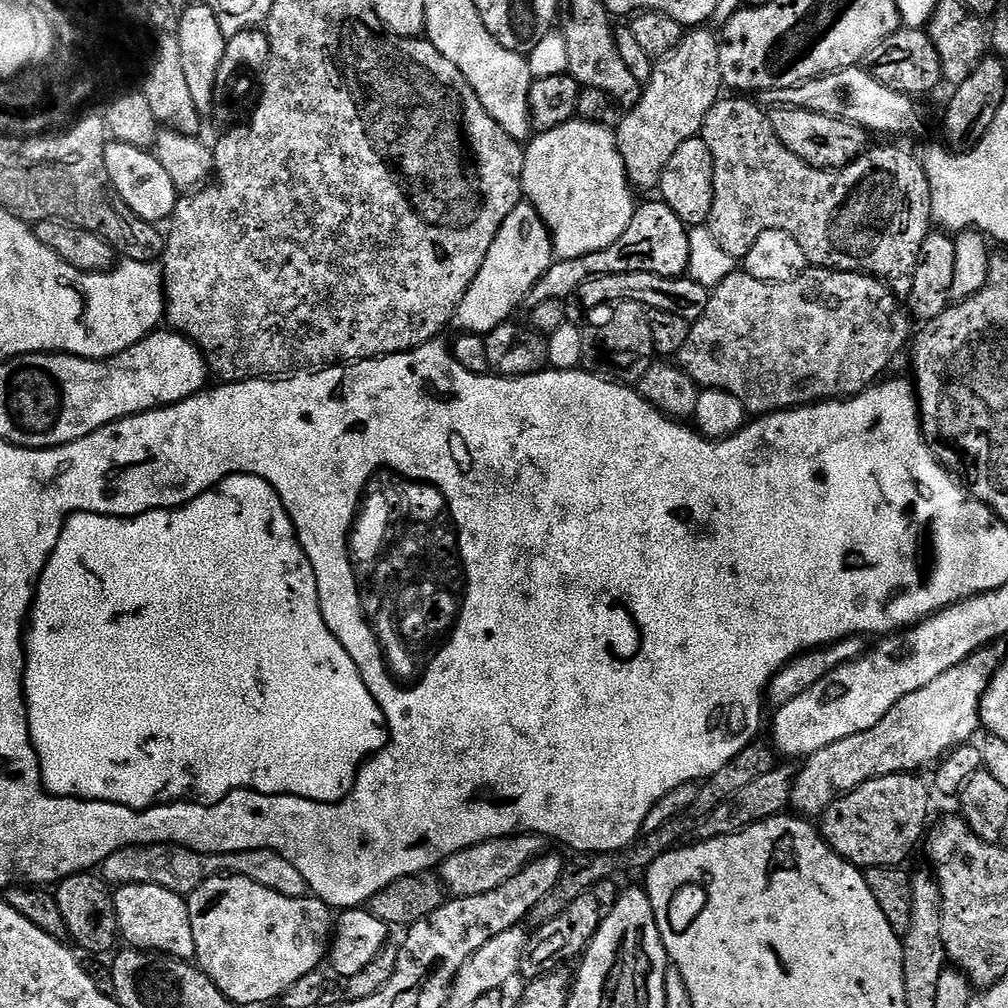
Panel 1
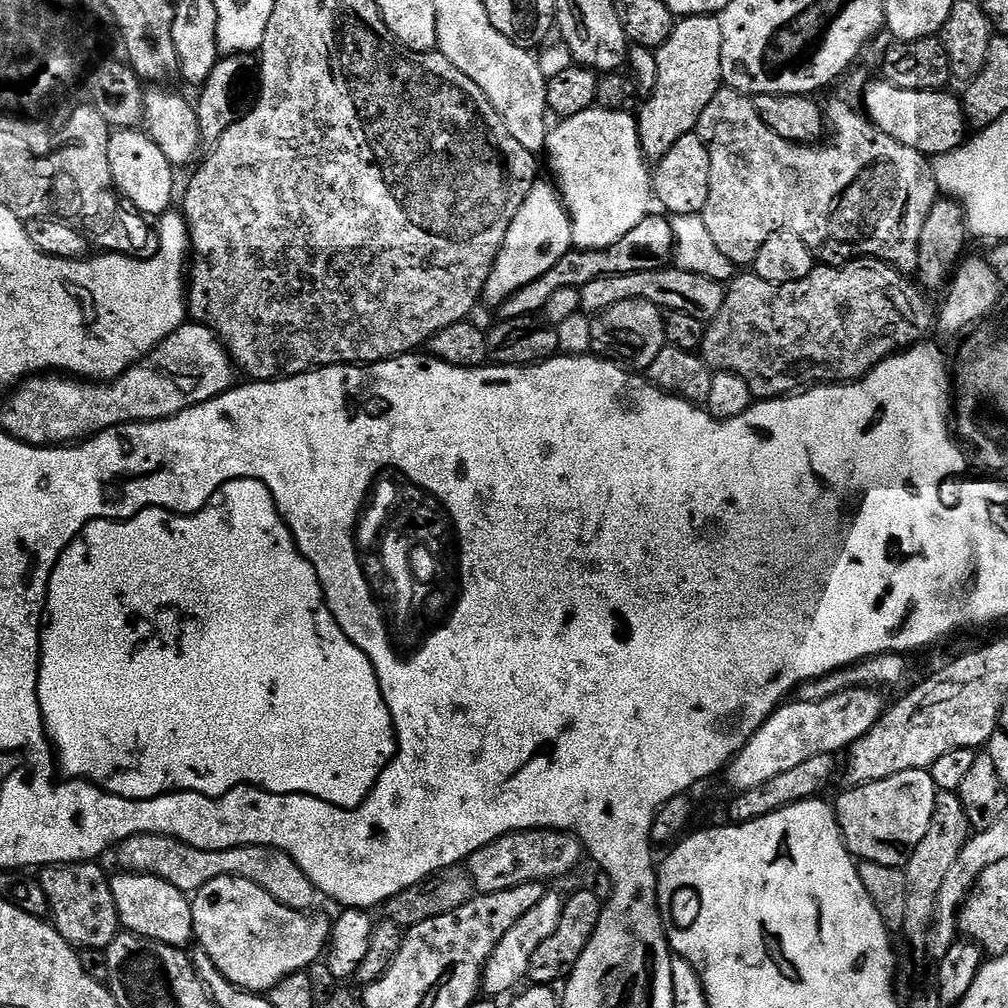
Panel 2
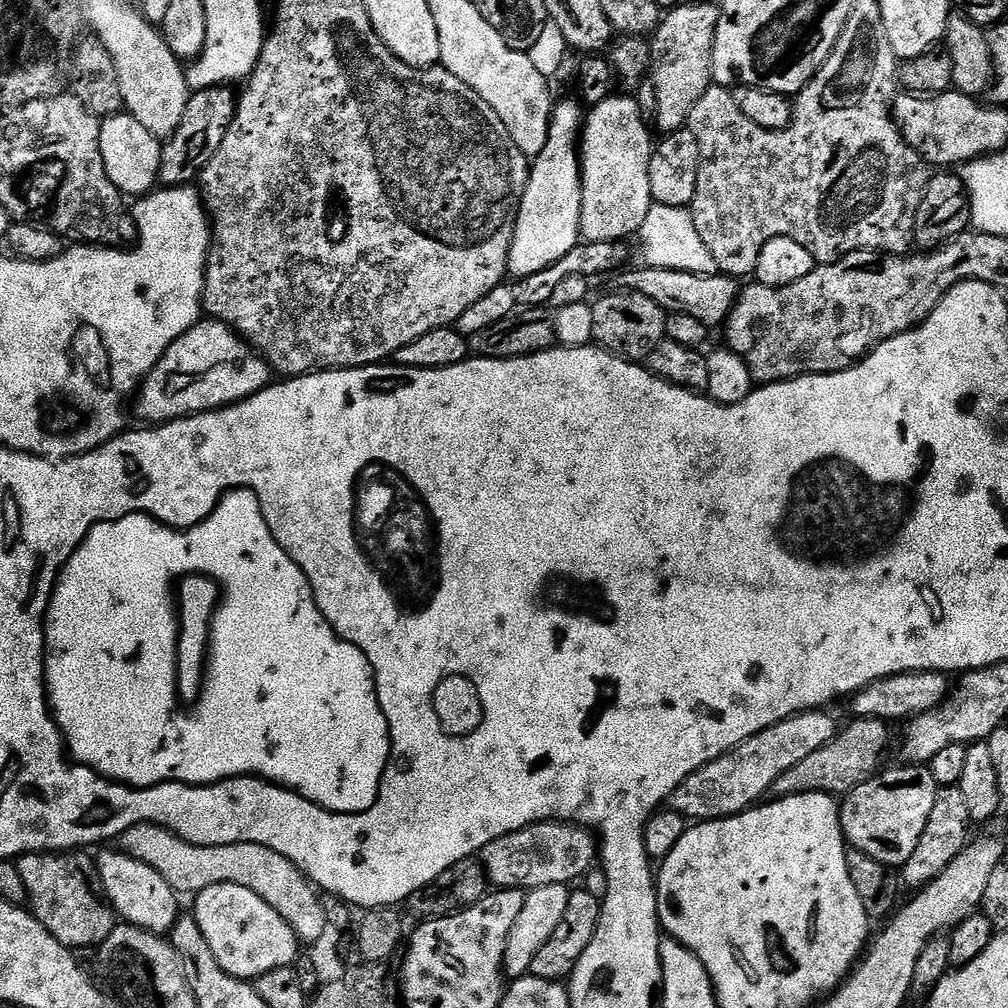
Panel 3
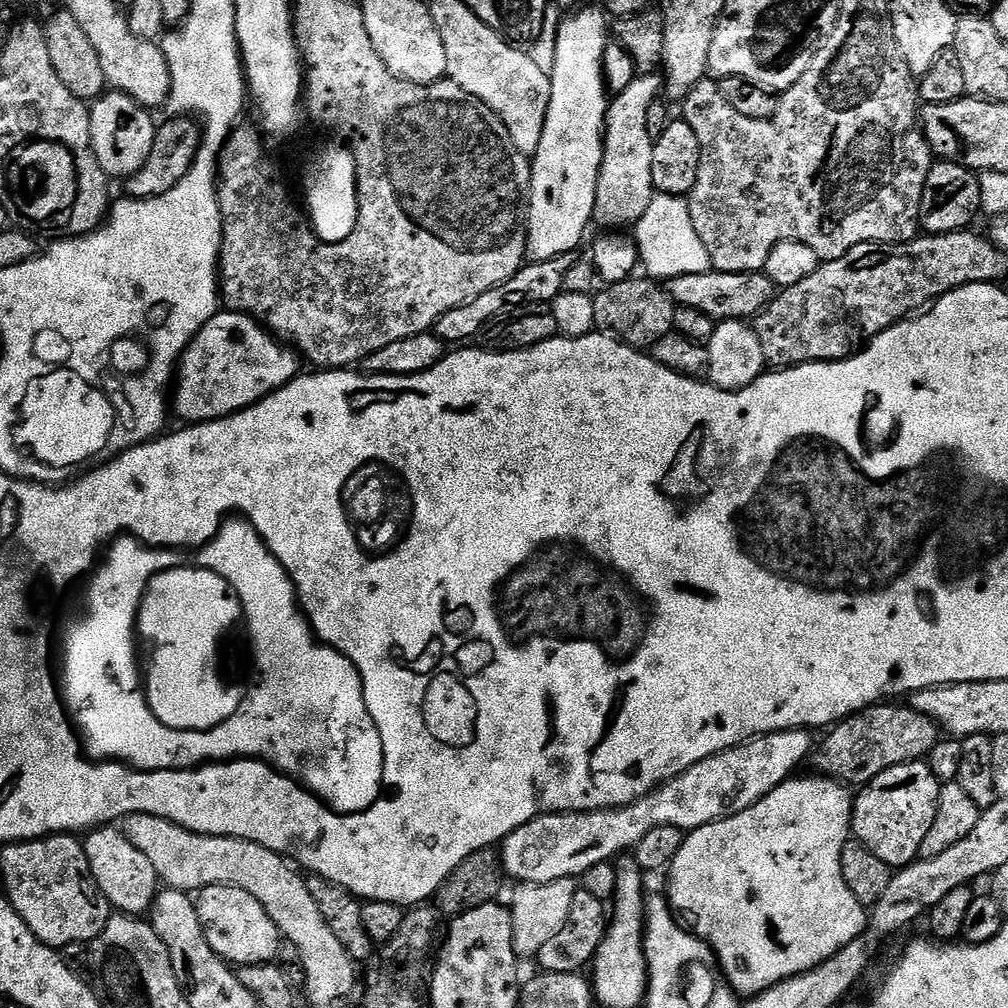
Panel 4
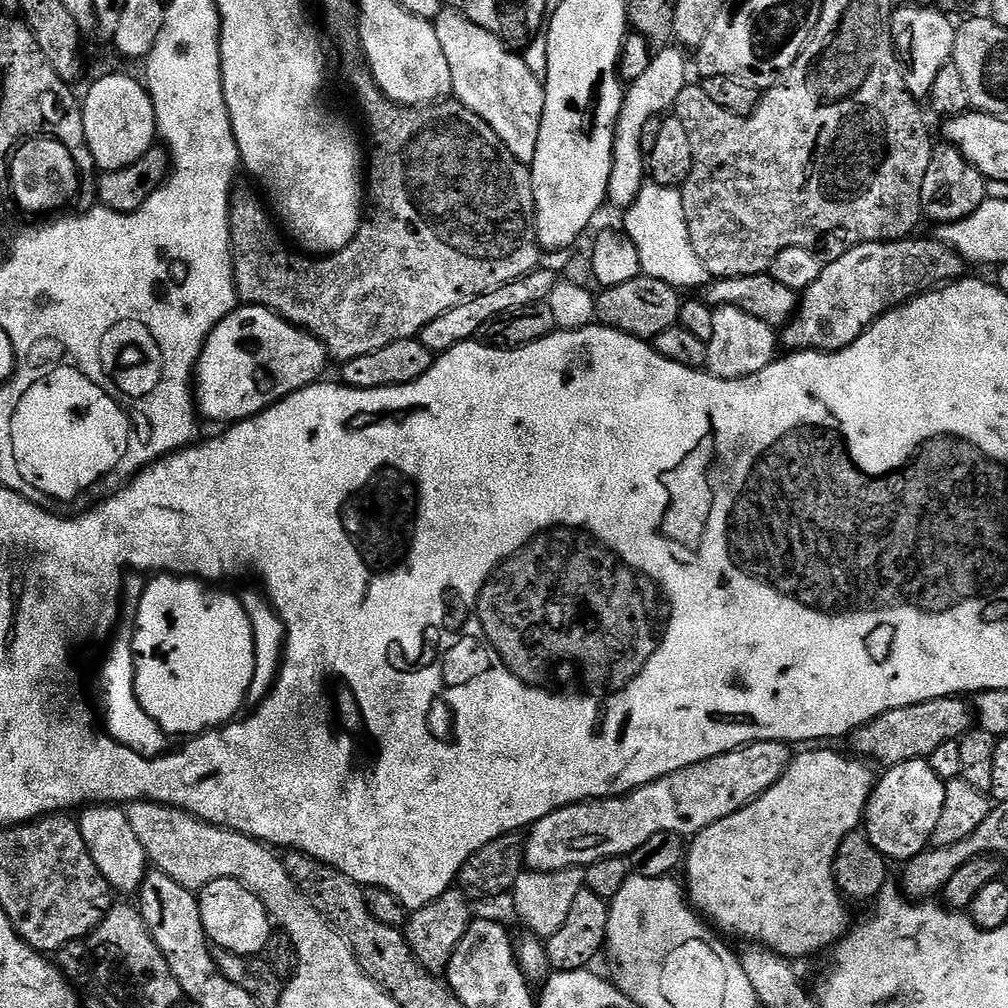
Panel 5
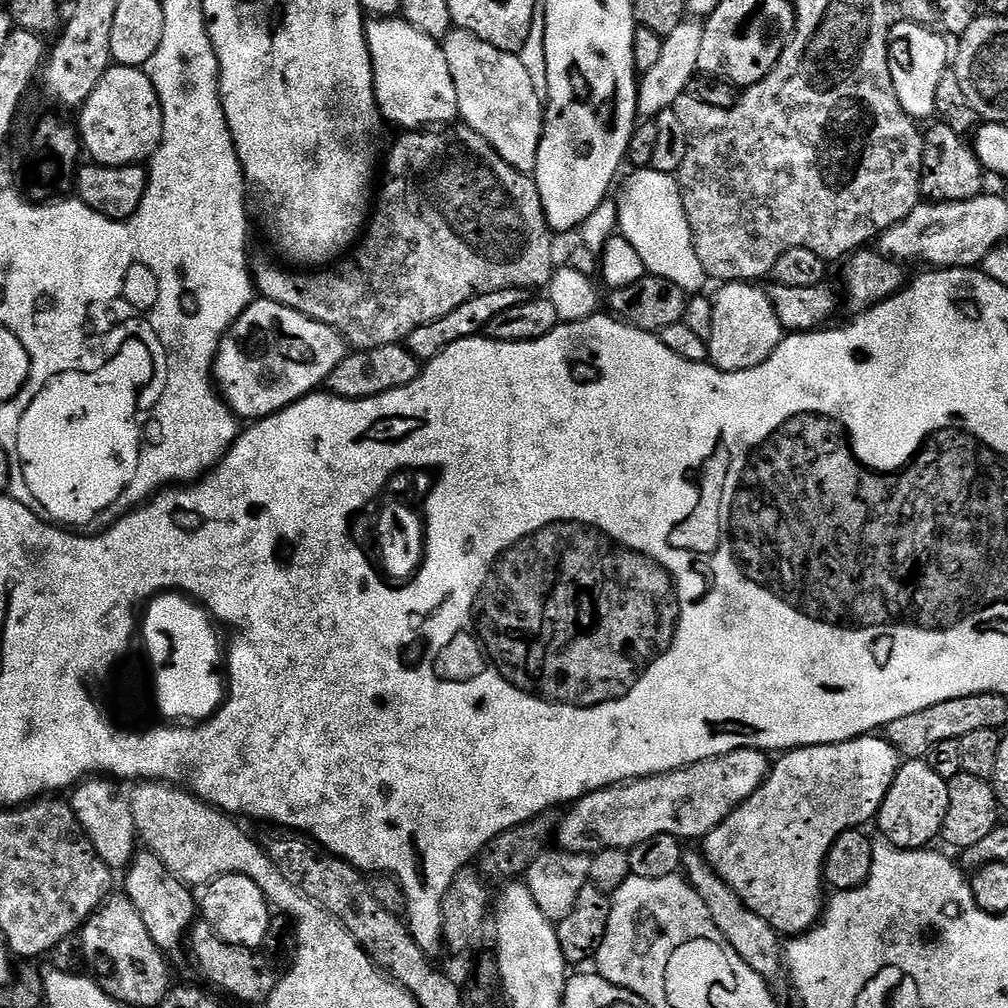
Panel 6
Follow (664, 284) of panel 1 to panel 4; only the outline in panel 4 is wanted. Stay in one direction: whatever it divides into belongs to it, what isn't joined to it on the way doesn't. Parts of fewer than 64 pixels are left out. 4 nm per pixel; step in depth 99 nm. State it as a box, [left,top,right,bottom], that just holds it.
[666,270,778,321]

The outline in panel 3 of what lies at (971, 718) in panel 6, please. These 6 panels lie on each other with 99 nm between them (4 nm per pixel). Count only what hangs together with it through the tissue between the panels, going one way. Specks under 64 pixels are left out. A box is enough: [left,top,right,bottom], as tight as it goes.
[770,718,892,800]

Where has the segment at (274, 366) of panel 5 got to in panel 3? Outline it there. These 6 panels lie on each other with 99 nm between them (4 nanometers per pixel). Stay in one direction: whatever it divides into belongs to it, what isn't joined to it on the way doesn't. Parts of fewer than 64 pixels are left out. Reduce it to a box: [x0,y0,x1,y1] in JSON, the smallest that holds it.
[134,318,274,426]

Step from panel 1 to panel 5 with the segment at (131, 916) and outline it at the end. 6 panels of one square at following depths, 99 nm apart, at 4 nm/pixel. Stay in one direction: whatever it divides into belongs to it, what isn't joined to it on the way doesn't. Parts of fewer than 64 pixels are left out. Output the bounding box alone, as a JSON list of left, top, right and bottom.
[78,804,150,893]

